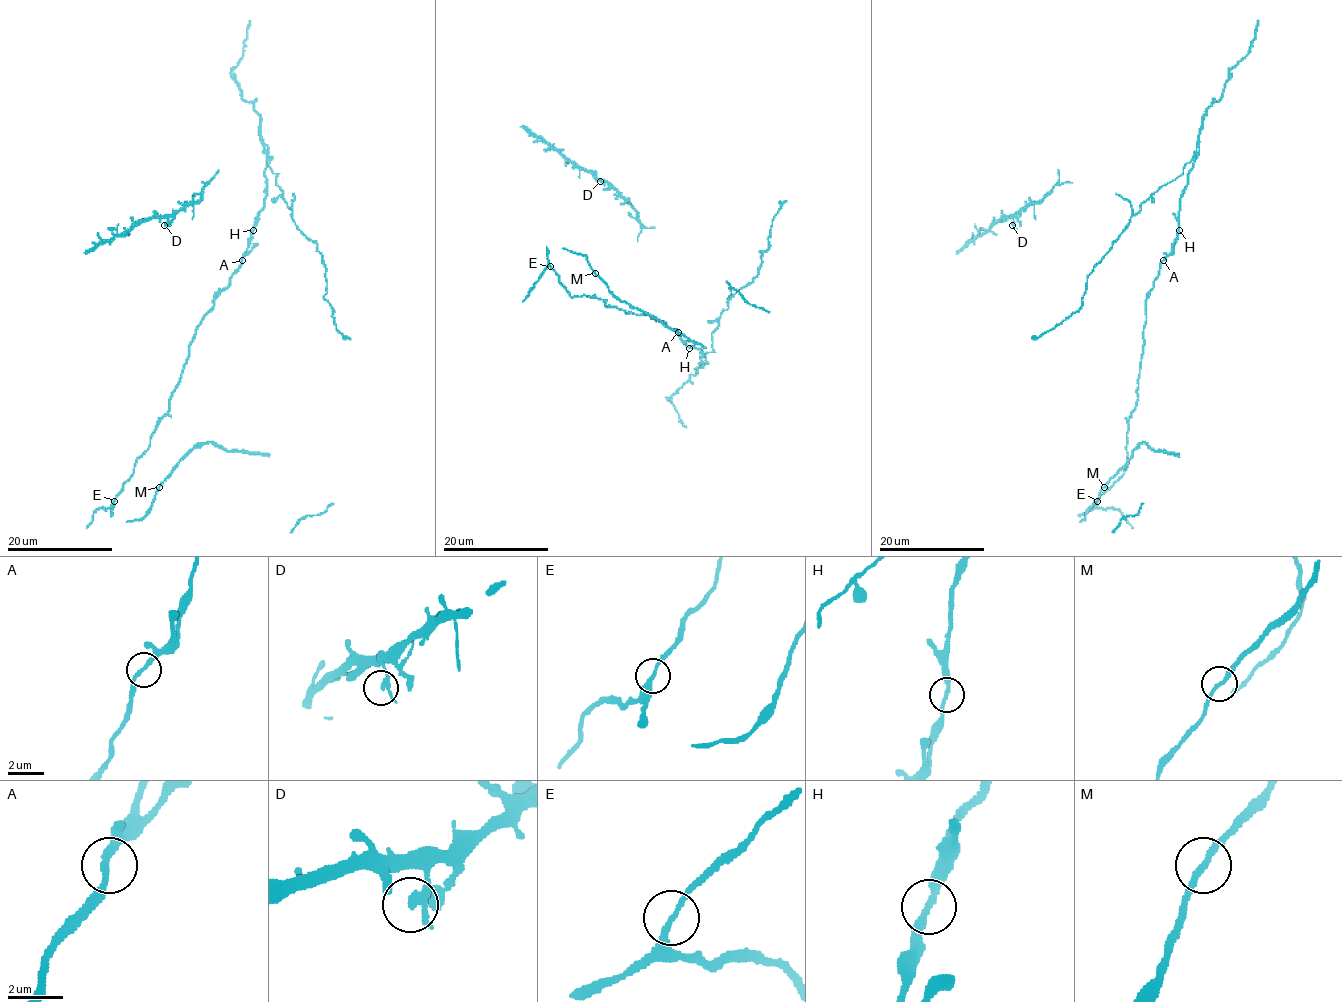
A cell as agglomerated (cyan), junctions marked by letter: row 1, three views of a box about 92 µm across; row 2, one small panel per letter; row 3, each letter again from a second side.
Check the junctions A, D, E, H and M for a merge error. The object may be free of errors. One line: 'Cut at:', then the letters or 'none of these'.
Cut at: H

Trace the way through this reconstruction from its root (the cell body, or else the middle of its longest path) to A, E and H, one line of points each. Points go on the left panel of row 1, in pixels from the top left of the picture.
A: (209, 309), (242, 260)
E: (209, 309), (189, 346), (170, 411), (114, 501)
H: (209, 309), (241, 263), (253, 230)

